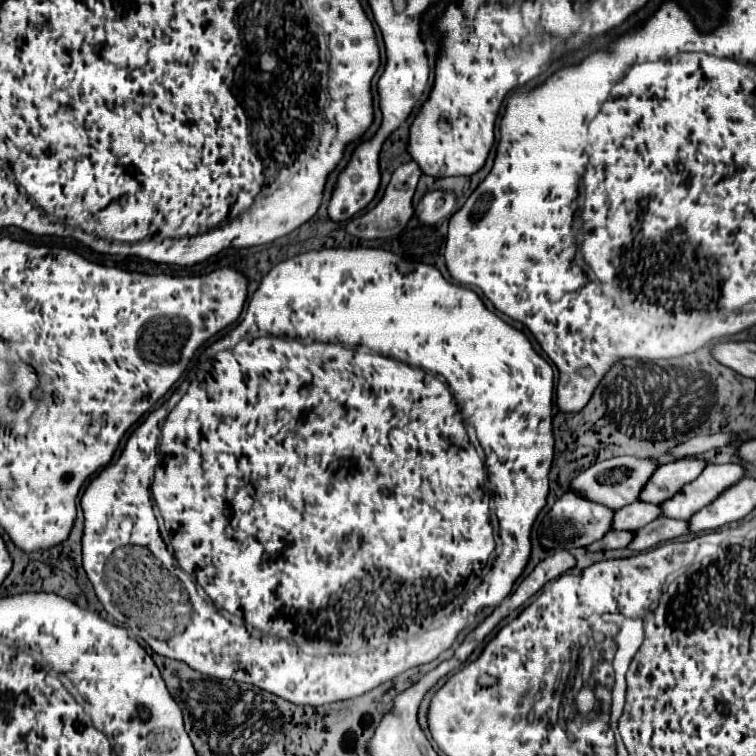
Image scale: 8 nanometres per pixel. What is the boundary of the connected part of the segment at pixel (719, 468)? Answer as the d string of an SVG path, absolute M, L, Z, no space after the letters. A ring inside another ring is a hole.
M707 465L695 481L683 485L681 493L675 493L675 497L661 503L661 515L689 519L701 507L709 505L721 491L737 483L743 475L745 469L741 465Z

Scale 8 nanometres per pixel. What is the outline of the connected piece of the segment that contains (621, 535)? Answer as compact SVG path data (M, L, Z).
M609 531L601 541L587 545L587 551L607 551L607 549L623 549L633 539L631 531Z

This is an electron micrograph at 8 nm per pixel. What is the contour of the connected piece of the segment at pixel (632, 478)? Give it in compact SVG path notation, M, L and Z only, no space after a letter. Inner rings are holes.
M613 457L613 459L605 459L599 461L595 465L591 465L589 469L581 471L569 485L569 491L589 497L589 501L597 501L599 505L605 505L613 511L637 501L639 491L643 489L643 485L647 483L647 479L653 475L653 471L657 469L657 465L649 459L635 459L635 457Z

